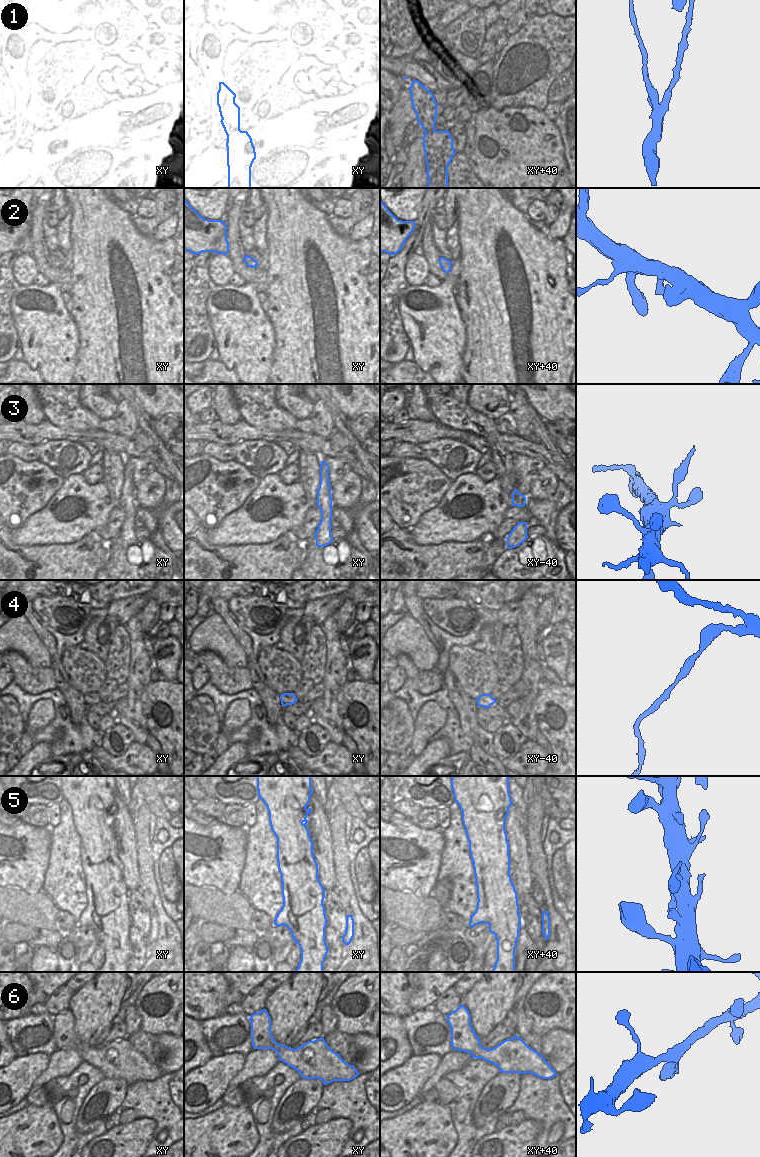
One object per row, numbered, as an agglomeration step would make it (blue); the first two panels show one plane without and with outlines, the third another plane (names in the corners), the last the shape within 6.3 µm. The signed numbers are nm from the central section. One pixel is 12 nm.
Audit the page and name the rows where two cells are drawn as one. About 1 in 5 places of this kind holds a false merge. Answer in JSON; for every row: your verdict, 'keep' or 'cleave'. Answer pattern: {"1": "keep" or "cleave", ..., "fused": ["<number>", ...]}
{"1": "cleave", "2": "keep", "3": "keep", "4": "keep", "5": "keep", "6": "keep", "fused": ["1"]}

